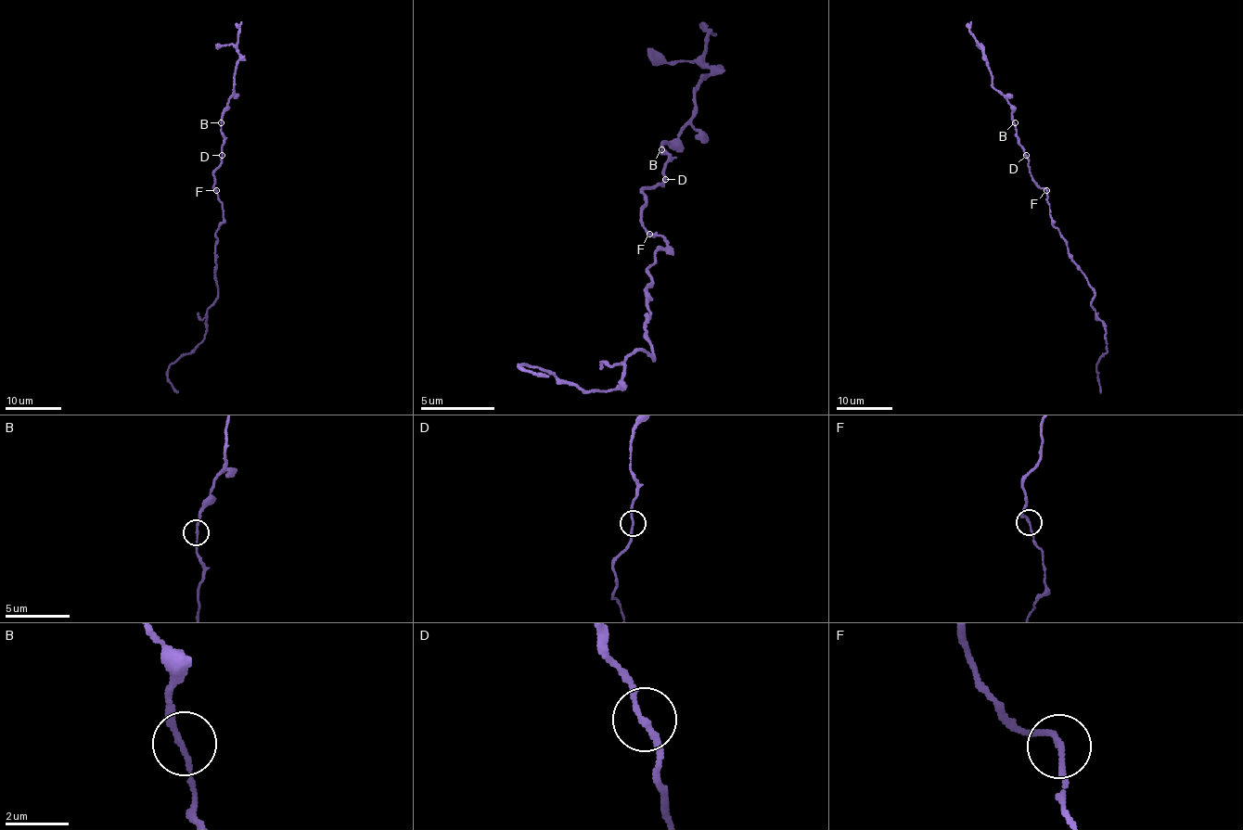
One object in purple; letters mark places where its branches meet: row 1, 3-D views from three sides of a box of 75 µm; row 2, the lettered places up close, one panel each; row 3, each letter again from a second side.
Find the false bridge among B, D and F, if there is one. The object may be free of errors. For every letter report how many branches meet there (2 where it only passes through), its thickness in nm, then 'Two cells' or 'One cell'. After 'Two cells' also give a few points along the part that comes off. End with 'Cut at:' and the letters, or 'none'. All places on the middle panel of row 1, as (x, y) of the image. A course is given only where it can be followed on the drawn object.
B: Branches: 2. Thickness 160 nm. One cell
D: Branches: 2. Thickness 160 nm. One cell
F: Branches: 2. Thickness 160 nm. One cell
Cut at: none

